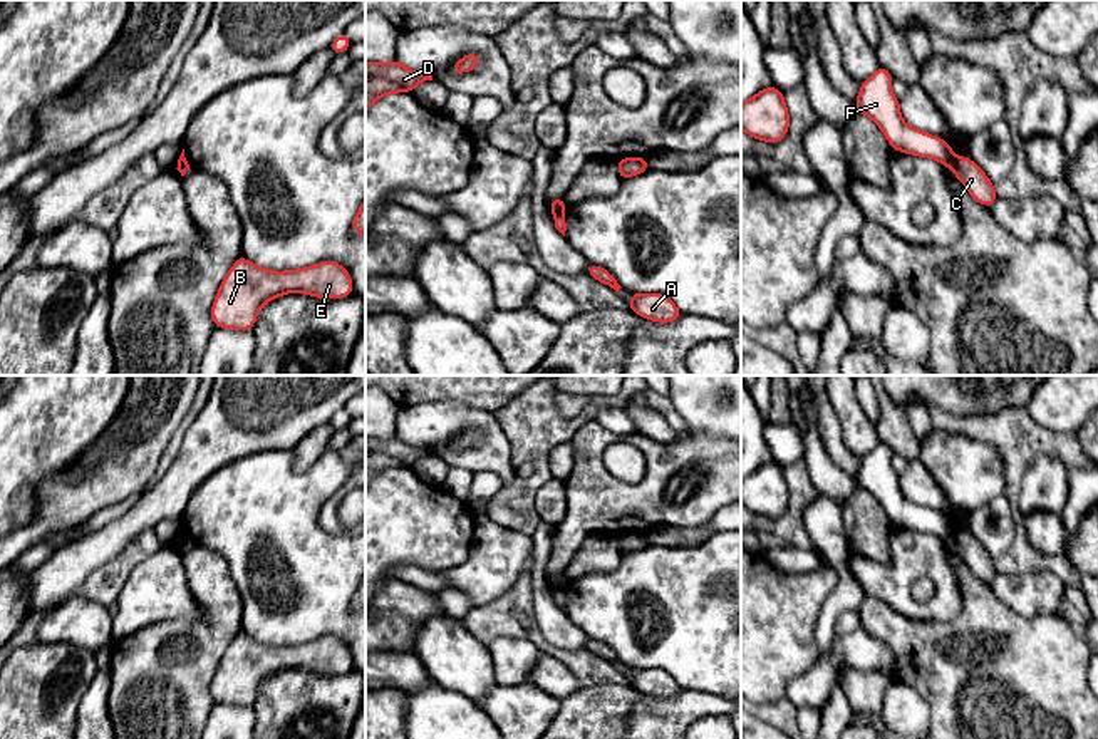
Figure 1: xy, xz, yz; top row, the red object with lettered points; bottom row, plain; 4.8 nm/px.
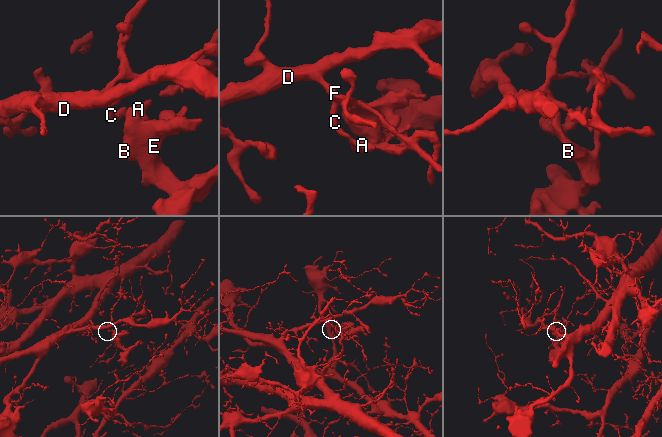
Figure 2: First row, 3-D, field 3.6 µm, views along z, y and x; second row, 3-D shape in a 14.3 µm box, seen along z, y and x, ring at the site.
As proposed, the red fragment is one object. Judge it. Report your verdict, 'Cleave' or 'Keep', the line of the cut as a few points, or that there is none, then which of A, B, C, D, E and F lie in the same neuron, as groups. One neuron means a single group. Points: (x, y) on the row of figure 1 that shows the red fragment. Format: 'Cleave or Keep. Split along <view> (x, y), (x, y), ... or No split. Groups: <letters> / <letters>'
Cleave. Split along xz (562, 211), (555, 215). Groups: A B C E / D F

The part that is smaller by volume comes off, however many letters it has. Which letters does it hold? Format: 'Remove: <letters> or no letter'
Remove: A, B, C, E

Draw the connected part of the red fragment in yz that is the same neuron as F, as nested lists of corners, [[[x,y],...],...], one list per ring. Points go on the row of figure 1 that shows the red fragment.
[[[878,69],[862,82],[855,107],[868,116],[885,134],[892,151],[937,159],[942,166],[954,166],[954,151],[942,137],[910,127],[900,116],[900,101],[893,96],[888,69]]]

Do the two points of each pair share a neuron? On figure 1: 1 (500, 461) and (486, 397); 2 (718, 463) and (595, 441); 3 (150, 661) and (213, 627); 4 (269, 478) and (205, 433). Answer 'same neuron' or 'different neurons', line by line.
1: different neurons
2: same neuron
3: same neuron
4: different neurons

